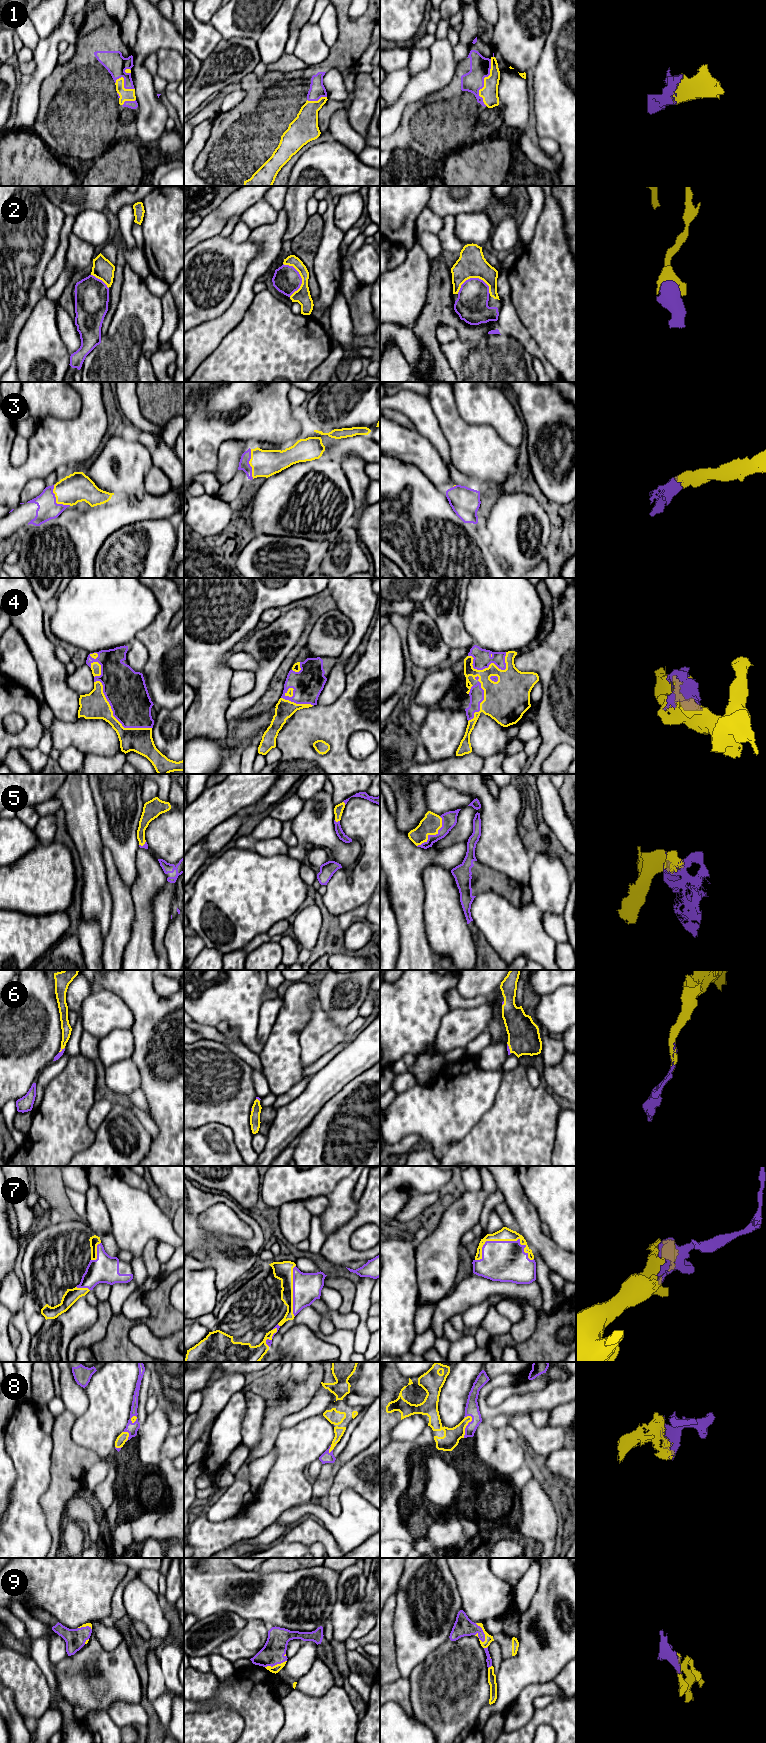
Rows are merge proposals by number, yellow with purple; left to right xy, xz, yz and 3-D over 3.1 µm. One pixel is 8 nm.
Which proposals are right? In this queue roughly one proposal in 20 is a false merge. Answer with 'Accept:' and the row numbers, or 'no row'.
Accept: 1, 2, 3, 4, 5, 6, 7, 8, 9

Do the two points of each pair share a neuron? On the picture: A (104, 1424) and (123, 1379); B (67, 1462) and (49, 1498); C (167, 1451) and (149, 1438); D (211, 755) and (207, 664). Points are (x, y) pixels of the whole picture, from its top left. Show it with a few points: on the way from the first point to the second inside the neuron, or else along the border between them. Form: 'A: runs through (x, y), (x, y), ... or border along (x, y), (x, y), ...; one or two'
A: runs through (108, 1413), (110, 1392), (112, 1390); one
B: runs through (67, 1471), (67, 1480), (58, 1489); one
C: border along (168, 1434), (161, 1448), (162, 1457); two
D: border along (230, 726), (223, 743), (203, 737), (194, 738); two

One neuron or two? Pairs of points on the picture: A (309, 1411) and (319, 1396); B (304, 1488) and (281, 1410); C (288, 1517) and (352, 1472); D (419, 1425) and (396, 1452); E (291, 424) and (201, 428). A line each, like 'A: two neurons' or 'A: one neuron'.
A: one neuron
B: two neurons
C: two neurons
D: two neurons
E: one neuron

